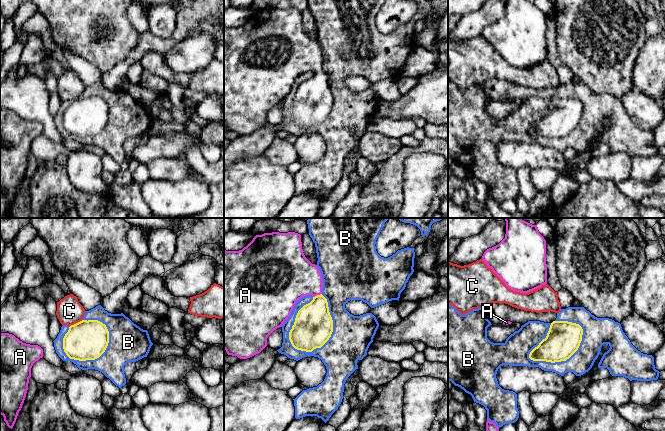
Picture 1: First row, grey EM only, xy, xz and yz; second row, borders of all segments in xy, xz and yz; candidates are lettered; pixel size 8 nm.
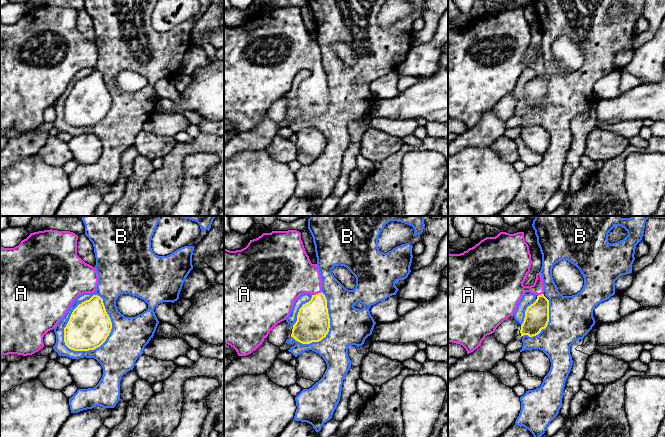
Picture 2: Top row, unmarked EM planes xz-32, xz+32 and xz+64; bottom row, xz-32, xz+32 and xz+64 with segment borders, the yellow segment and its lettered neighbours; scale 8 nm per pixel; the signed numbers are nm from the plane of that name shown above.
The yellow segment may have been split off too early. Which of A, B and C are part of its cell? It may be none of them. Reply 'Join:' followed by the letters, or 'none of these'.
Join: A

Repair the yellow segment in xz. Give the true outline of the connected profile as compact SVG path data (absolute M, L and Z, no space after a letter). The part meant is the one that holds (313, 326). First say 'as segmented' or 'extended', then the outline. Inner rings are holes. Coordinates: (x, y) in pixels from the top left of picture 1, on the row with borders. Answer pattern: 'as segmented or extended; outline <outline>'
as segmented; outline M320 294L298 311L289 332L289 340L295 349L312 352L321 348L329 340L332 332L333 320L328 302Z

